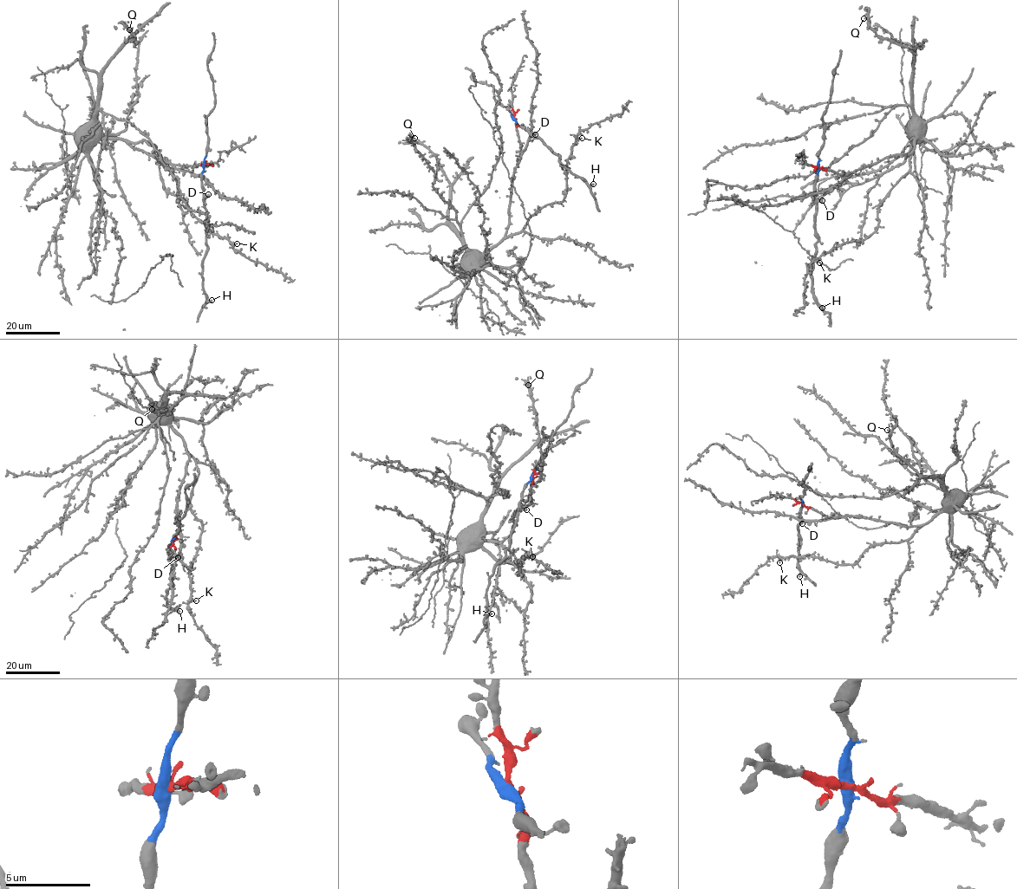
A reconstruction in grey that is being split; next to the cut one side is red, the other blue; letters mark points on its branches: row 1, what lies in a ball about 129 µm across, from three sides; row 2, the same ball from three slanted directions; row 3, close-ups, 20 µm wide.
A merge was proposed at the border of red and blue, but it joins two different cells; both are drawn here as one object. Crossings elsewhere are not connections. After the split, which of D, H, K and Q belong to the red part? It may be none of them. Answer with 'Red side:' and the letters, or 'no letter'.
Red side: K, Q

